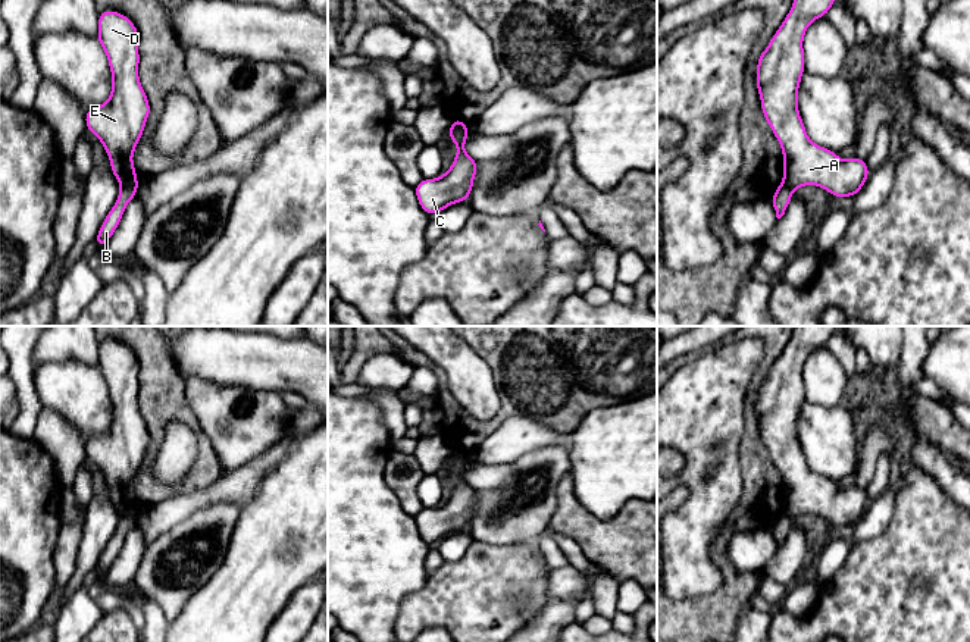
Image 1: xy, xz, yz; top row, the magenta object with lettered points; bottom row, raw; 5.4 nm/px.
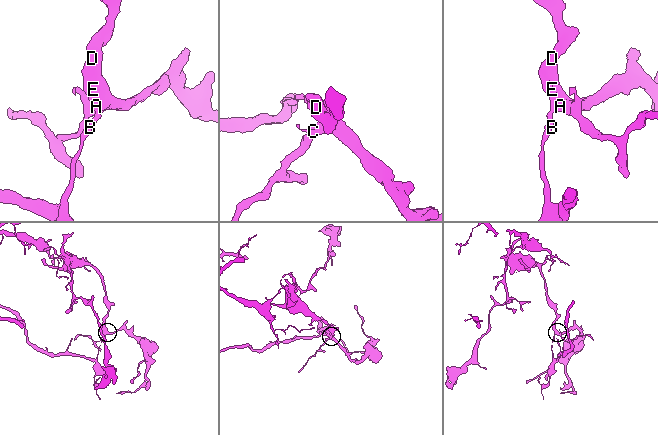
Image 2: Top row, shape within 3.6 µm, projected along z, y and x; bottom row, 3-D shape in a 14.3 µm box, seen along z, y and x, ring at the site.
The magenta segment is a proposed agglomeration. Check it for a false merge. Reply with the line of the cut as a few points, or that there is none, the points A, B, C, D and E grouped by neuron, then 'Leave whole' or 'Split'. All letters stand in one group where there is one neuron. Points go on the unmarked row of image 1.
Split along xy (137, 514), (121, 516). Groups: A C D E / B. Split

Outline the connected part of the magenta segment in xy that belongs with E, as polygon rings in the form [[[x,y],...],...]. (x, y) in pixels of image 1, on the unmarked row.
[[[104,339],[98,342],[97,369],[109,389],[112,423],[104,433],[88,438],[85,455],[101,470],[121,516],[140,516],[132,482],[151,435],[138,405],[140,363],[128,345]]]

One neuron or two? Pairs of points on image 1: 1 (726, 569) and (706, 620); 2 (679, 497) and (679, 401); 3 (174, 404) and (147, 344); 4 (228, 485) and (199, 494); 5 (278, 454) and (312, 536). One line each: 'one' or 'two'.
1: one
2: two
3: one
4: one
5: two

